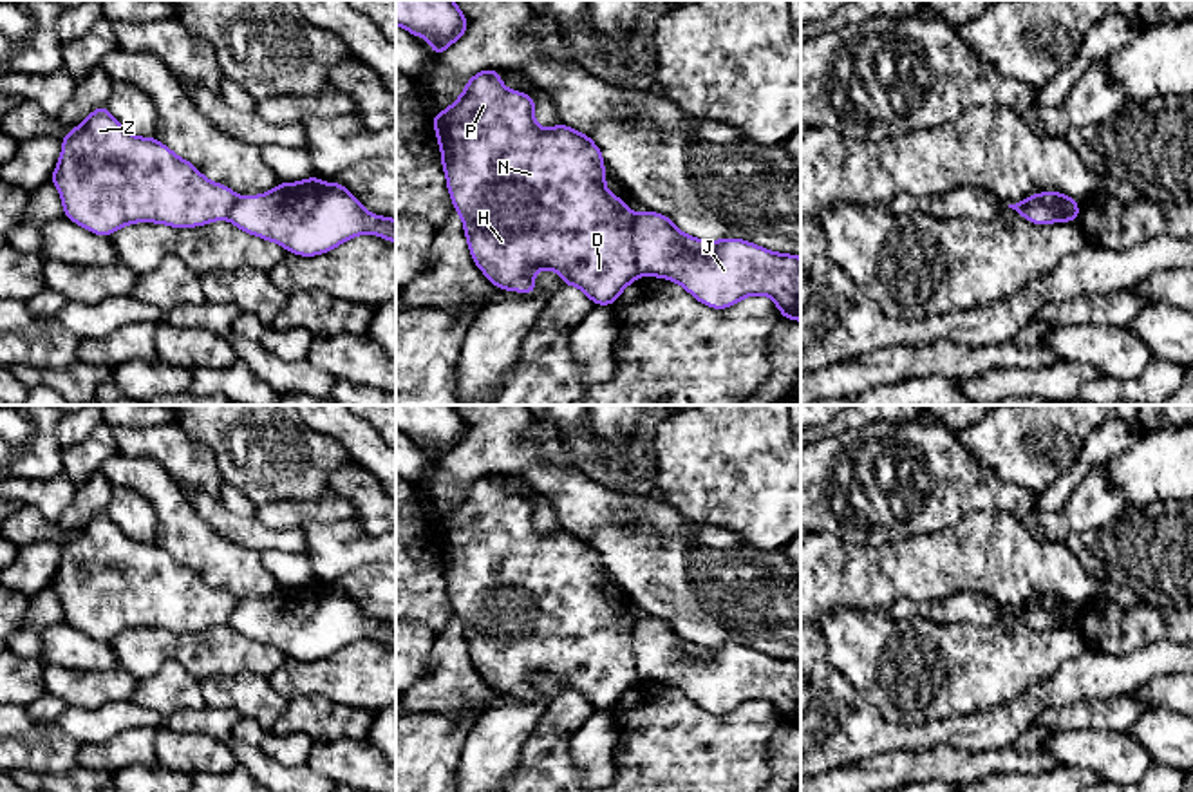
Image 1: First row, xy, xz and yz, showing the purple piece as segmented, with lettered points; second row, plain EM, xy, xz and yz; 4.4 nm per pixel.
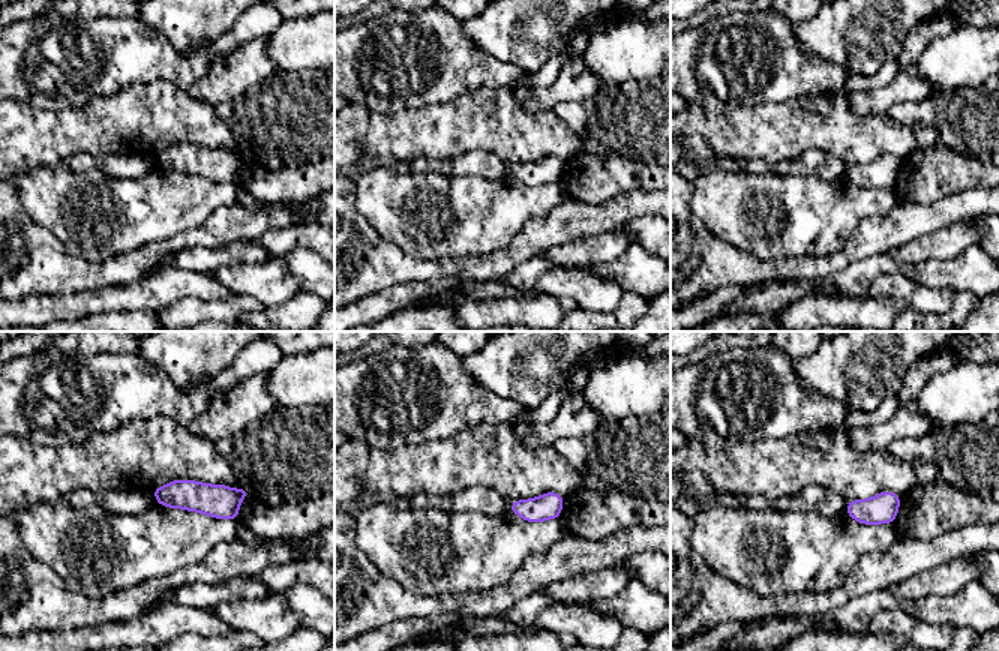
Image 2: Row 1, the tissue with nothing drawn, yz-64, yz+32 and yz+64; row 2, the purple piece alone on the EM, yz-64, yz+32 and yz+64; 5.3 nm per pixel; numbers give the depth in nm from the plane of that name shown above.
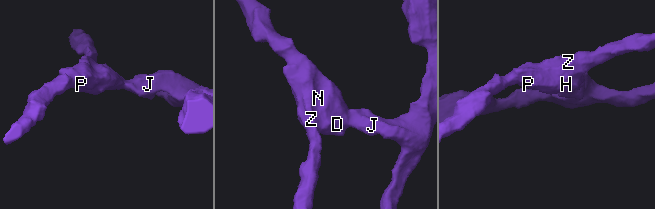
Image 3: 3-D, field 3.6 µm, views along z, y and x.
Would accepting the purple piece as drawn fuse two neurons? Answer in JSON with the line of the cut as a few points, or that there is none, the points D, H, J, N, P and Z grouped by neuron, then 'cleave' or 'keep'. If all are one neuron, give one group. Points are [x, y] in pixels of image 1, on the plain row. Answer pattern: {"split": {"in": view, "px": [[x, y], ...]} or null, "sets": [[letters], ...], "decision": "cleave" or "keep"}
{"split": {"in": "yz", "px": [[1013, 613], [1027, 610], [1063, 612], [1067, 624]]}, "sets": [["D", "H", "N", "P", "Z"], ["J"]], "decision": "cleave"}

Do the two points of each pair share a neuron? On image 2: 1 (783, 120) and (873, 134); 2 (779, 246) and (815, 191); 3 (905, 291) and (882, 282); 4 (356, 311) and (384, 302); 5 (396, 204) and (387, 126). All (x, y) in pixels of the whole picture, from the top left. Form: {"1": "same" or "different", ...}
{"1": "same", "2": "same", "3": "same", "4": "same", "5": "different"}

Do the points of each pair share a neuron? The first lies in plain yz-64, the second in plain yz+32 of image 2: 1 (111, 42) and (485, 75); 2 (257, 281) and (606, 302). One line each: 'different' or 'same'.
1: same
2: same

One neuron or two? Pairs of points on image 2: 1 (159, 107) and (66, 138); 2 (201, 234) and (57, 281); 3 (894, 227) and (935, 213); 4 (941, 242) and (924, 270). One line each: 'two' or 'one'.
1: one
2: one
3: one
4: two

